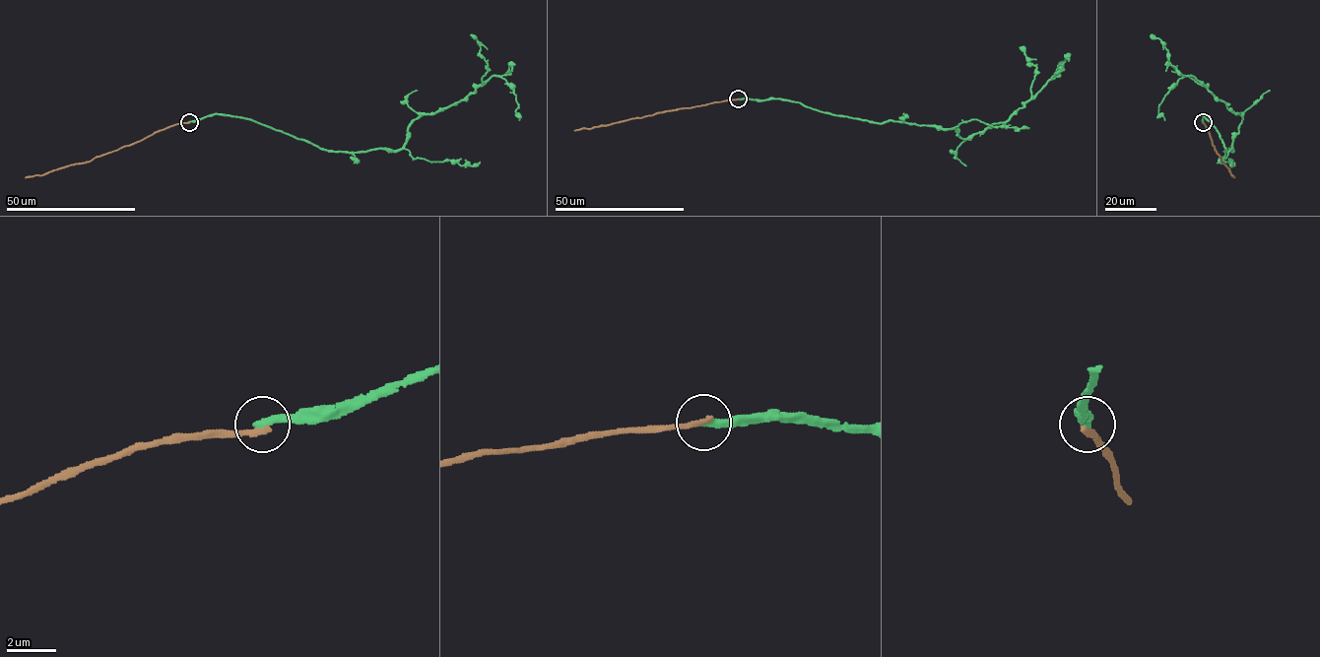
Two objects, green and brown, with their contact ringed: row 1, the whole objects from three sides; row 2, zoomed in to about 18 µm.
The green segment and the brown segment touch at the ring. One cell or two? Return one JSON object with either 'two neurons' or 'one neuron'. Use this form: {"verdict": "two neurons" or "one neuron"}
{"verdict": "two neurons"}

